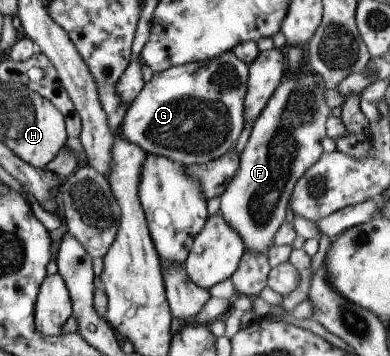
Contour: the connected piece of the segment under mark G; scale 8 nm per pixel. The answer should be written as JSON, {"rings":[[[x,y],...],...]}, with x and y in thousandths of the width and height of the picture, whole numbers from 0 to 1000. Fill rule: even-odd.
{"rings":[[[592,143],[567,149],[546,169],[474,177],[392,208],[326,301],[310,346],[310,385],[356,407],[372,433],[423,441],[454,463],[513,463],[556,449],[597,421],[628,351],[623,272],[631,256],[633,183],[603,163]]]}

